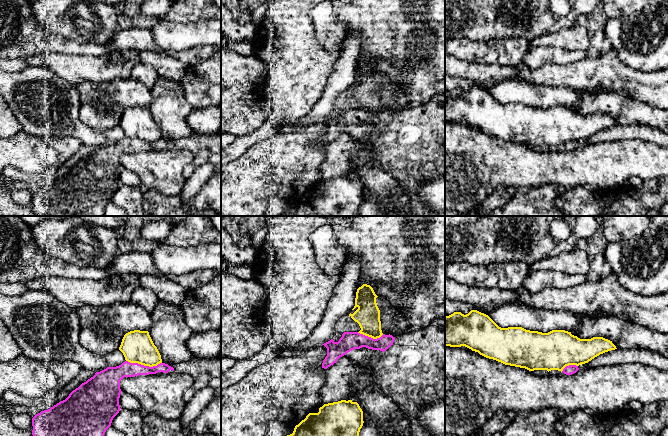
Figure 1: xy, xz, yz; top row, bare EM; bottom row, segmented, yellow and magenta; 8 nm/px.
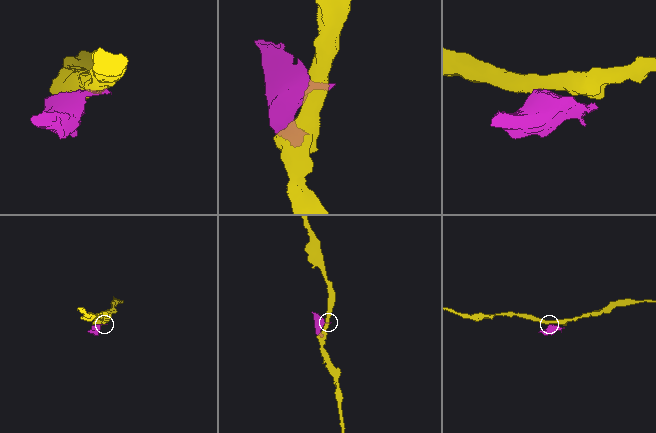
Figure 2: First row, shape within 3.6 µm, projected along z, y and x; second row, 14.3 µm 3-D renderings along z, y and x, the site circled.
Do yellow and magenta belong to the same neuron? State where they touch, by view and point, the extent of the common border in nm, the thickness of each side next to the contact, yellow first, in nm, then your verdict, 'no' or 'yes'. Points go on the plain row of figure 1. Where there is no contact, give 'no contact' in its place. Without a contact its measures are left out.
xy (144, 141) | 280 nm | 260/130 nm | no

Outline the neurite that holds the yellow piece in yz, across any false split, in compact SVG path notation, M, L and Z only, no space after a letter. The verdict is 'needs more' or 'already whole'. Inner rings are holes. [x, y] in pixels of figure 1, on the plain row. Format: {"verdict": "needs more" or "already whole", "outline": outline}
{"verdict": "already whole", "outline": "M471 86L464 91L454 88L445 92L445 122L465 122L480 131L505 141L525 144L529 147L563 147L566 142L588 139L605 128L617 125L612 117L603 113L580 115L565 106L548 109L526 106L522 103L499 103L488 91Z"}

